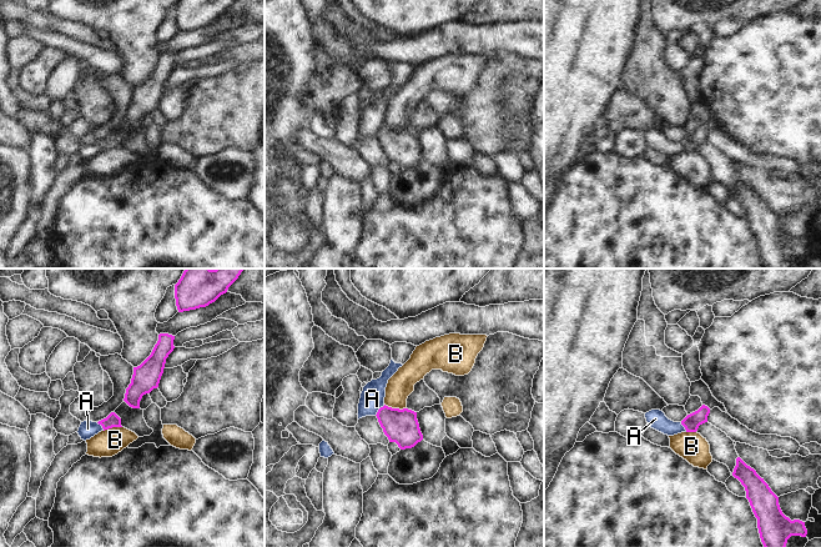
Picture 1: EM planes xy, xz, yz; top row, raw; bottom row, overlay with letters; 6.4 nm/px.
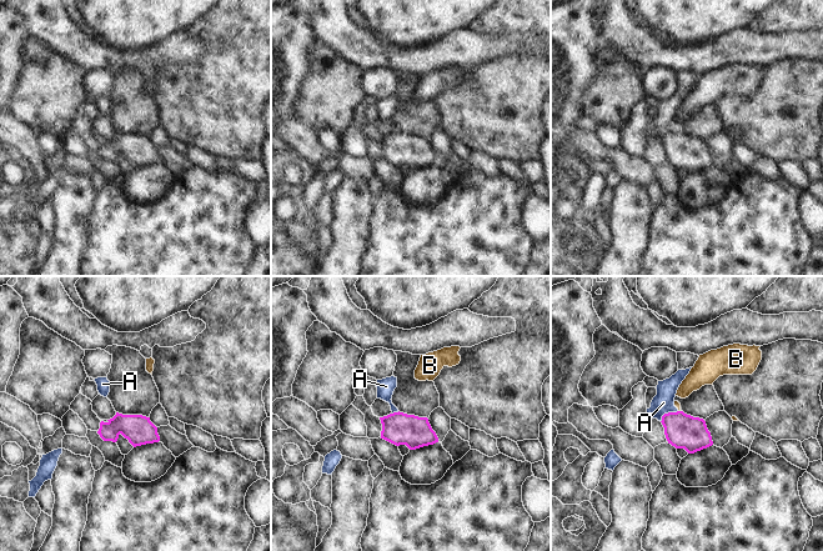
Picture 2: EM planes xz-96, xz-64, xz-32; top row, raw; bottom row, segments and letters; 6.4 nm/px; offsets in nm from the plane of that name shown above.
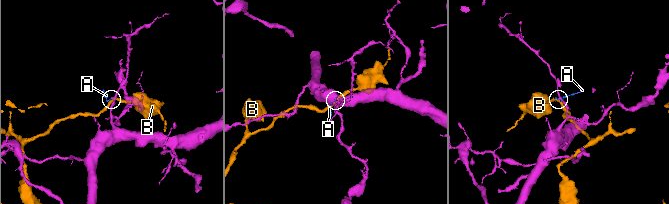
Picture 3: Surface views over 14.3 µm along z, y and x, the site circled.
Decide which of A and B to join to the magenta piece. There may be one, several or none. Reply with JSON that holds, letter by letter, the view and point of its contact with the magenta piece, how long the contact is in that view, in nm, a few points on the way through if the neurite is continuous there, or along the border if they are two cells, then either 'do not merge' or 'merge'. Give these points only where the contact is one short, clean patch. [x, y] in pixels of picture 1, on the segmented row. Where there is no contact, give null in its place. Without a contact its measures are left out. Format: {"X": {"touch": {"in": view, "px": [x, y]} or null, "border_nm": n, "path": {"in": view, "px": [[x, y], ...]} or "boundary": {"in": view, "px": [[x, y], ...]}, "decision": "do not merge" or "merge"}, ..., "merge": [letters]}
{"A": {"touch": {"in": "xz", "px": [378, 410]}, "border_nm": 100, "boundary": {"in": "xz", "px": [[384, 405], [374, 415]]}, "decision": "do not merge"}, "B": {"touch": {"in": "xz", "px": [396, 409]}, "border_nm": 150, "boundary": {"in": "xz", "px": [[384, 404], [392, 407], [406, 409]]}, "decision": "do not merge"}, "merge": []}

